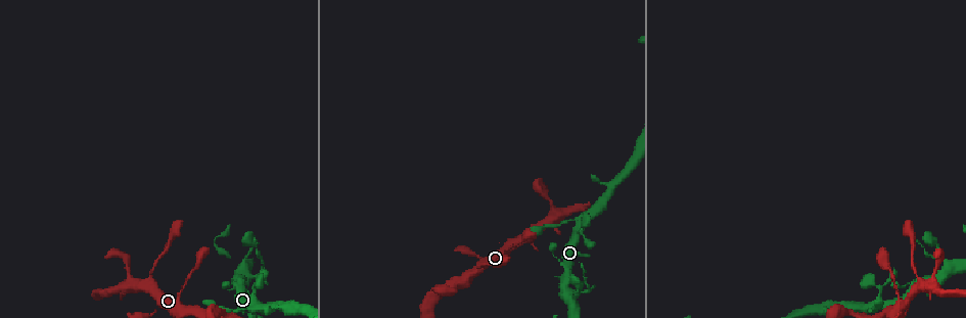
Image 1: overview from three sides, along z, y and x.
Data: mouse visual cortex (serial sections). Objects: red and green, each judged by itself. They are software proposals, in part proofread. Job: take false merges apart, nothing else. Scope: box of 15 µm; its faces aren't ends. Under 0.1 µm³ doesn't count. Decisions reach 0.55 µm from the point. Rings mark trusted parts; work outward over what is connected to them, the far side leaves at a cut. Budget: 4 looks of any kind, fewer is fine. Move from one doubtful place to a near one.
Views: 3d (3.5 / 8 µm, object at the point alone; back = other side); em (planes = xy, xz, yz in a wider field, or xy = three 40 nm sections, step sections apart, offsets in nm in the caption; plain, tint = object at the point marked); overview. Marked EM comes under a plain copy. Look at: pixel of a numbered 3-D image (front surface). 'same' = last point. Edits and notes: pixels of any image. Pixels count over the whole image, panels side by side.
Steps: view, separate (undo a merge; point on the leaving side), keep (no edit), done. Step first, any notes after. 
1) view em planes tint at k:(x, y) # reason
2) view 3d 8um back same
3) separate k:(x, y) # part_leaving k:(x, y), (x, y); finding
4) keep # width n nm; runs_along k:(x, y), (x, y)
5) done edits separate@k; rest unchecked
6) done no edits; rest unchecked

view 3d 3.5um at 1:(148, 287) # three-way junction

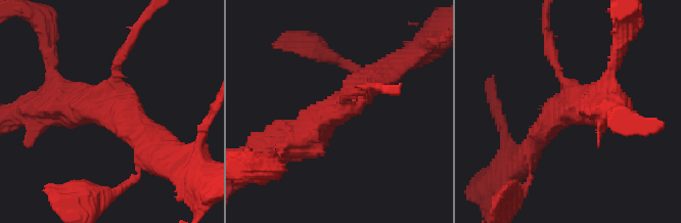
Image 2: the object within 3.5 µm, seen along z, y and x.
view em xy step 2 tint at 2:(567, 109) # arms 3; arm_widths 150, 350, 500 nm

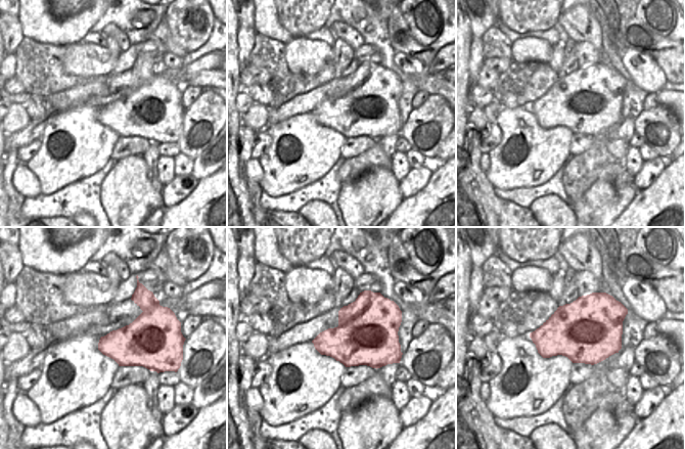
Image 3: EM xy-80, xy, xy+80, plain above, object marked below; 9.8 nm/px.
keep # width 600 nm; runs_along 2:(388, 71), (307, 134), (281, 147); continuous, no second cell

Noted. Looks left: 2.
view 3d 3.5um at 1:(580, 229) # abrupt turn

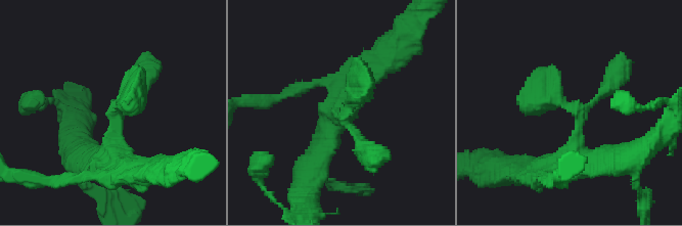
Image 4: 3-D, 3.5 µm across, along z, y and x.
view em xy step 2 tint at 4:(116, 106) # now the EM

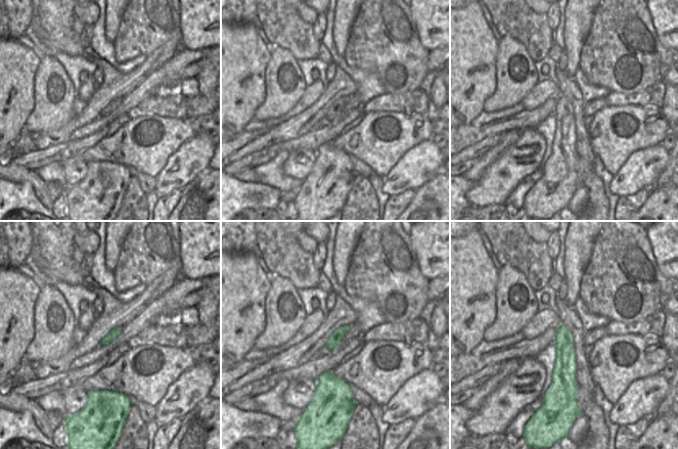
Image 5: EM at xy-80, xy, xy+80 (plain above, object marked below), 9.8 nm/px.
keep # runs_along 5:(560, 326), (560, 389); one cell here

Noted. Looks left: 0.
done no edits; rest unchecked

